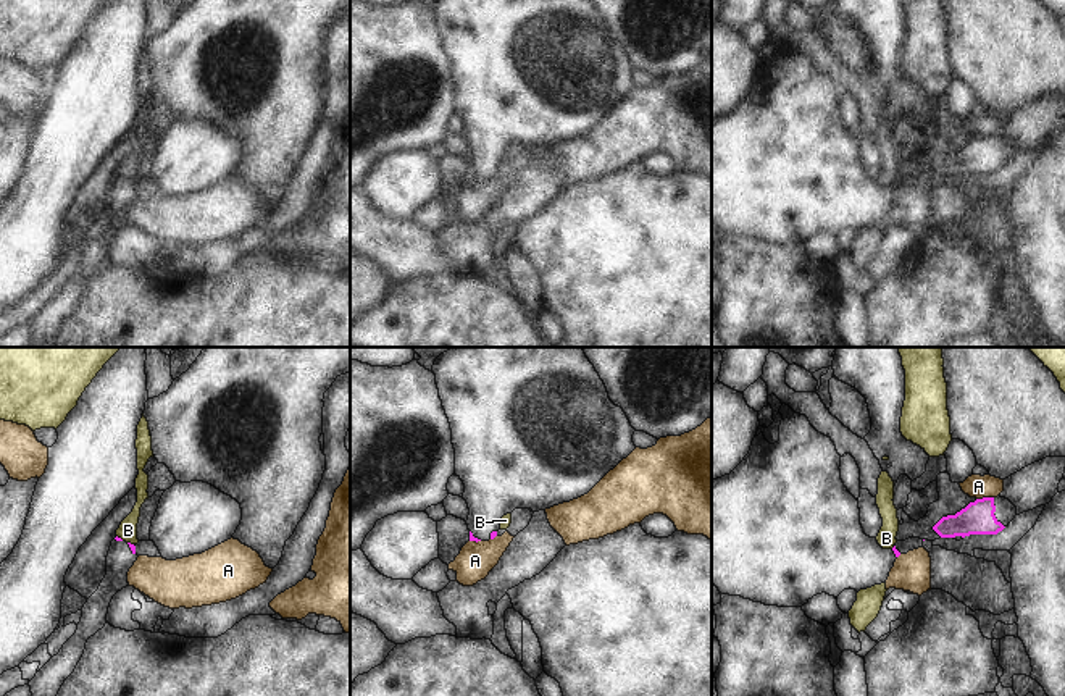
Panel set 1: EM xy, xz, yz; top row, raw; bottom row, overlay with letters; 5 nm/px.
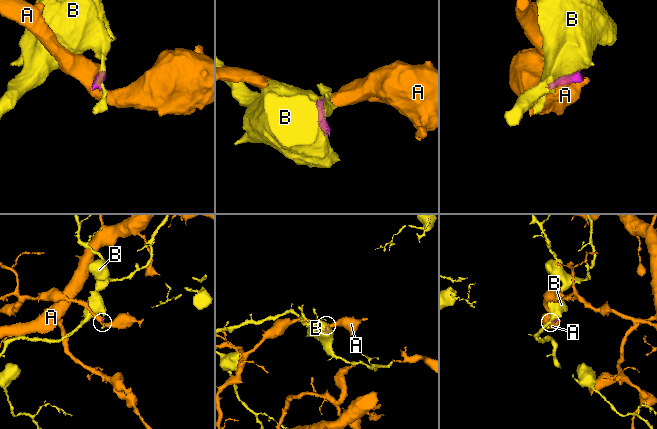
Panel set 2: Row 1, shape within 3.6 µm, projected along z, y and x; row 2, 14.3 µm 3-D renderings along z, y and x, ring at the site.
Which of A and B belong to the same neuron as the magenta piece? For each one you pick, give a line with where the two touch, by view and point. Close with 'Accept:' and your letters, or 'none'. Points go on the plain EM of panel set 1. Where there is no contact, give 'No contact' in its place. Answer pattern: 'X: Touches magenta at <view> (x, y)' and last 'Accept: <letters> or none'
Accept: none.

